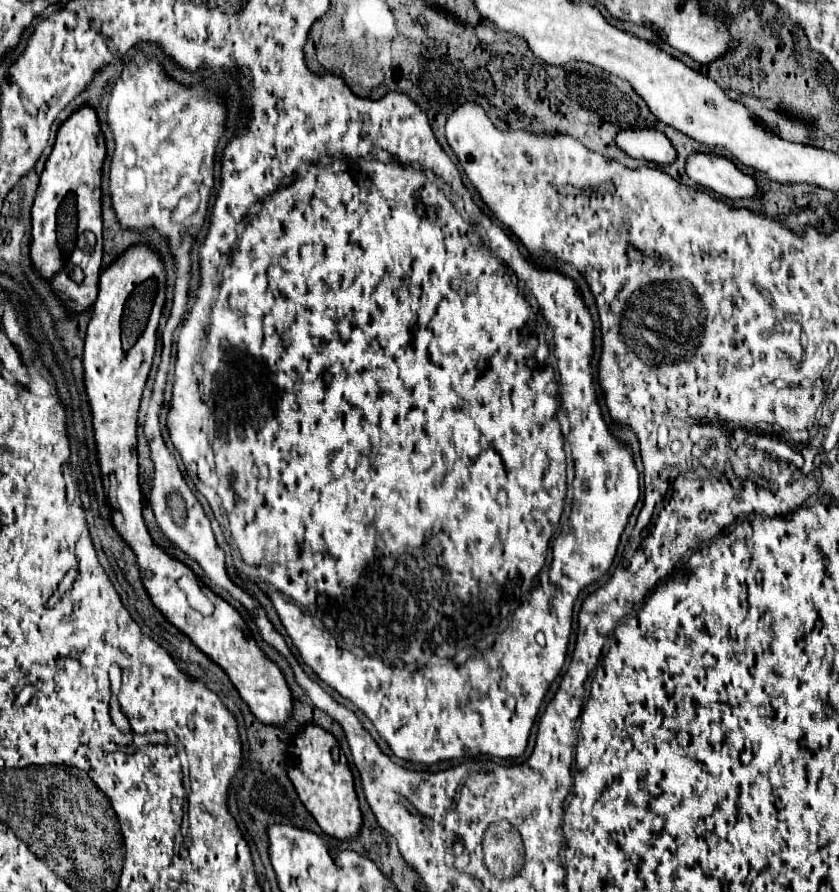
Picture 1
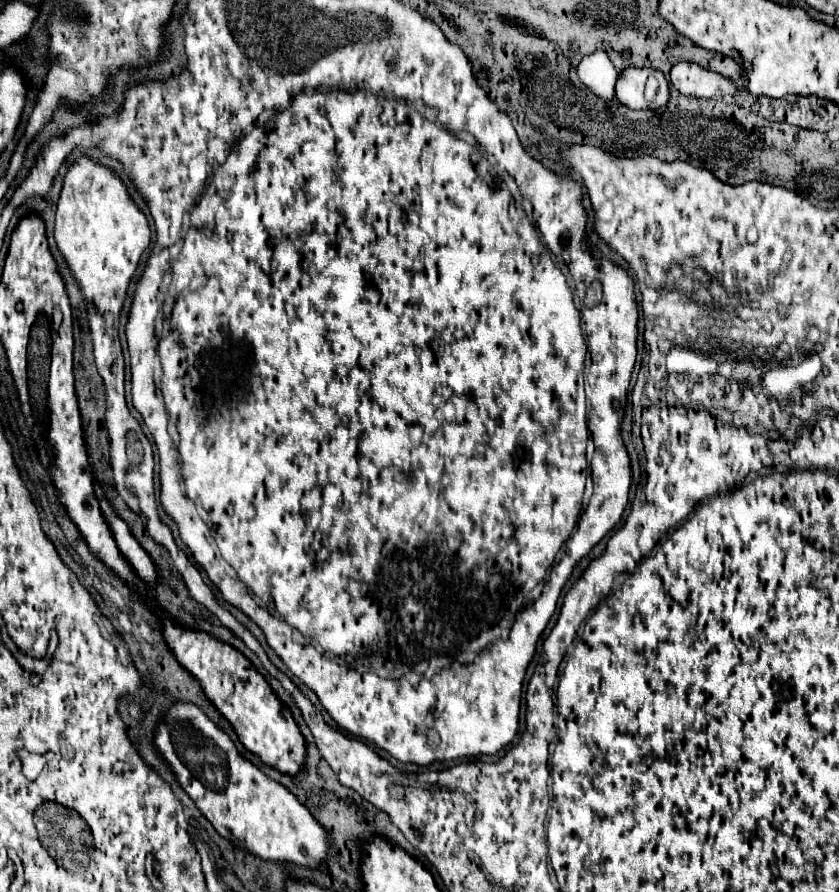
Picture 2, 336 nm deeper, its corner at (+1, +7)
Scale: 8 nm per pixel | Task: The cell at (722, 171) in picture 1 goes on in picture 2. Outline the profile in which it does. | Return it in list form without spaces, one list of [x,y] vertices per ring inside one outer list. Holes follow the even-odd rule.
[[[628,67],[618,79],[616,95],[634,111],[664,111],[670,103],[670,83],[662,71]]]

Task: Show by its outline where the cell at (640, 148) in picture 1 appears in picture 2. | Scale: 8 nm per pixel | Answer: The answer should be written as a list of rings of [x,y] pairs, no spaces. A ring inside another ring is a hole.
[[[596,51],[592,55],[586,55],[580,65],[576,67],[578,79],[608,107],[612,107],[612,101],[616,101],[616,75],[612,61],[604,51]]]

